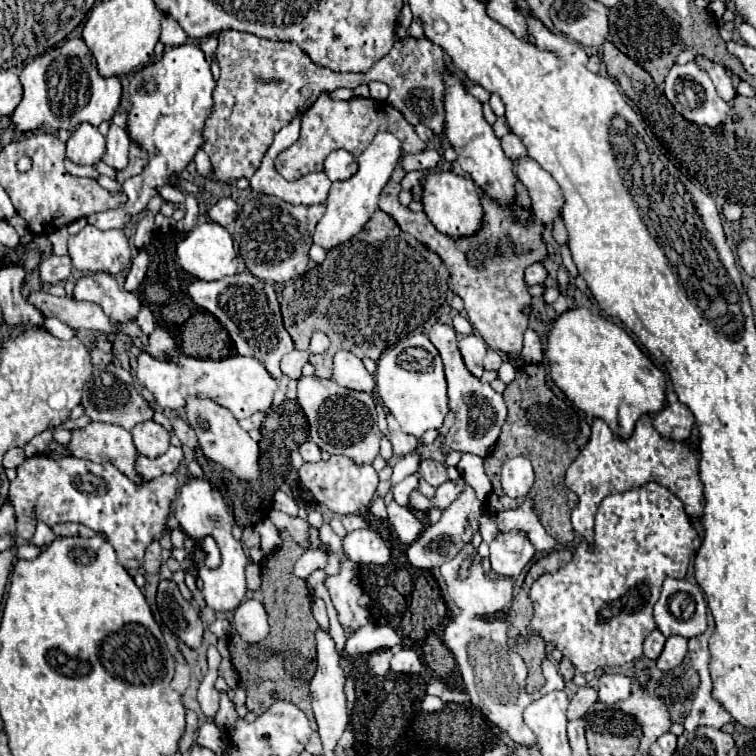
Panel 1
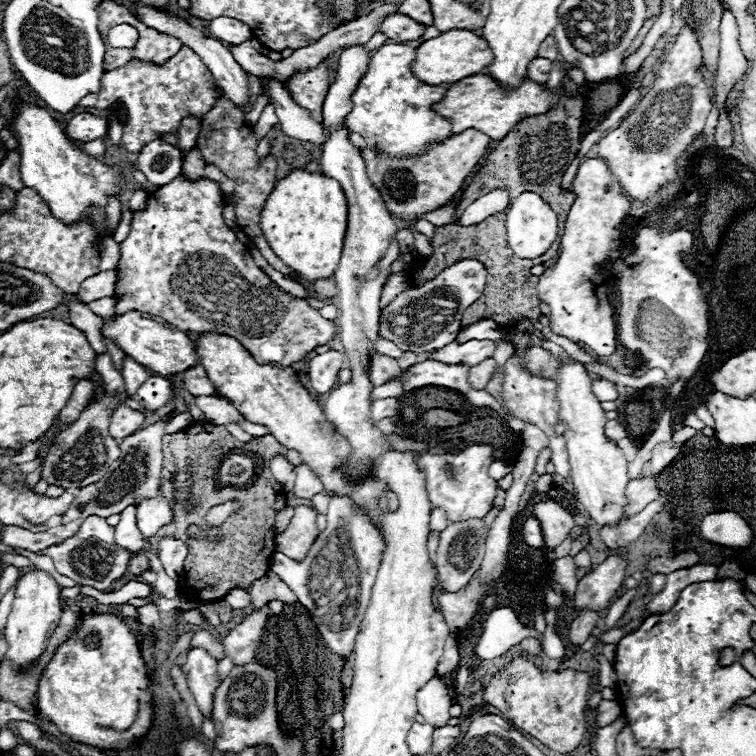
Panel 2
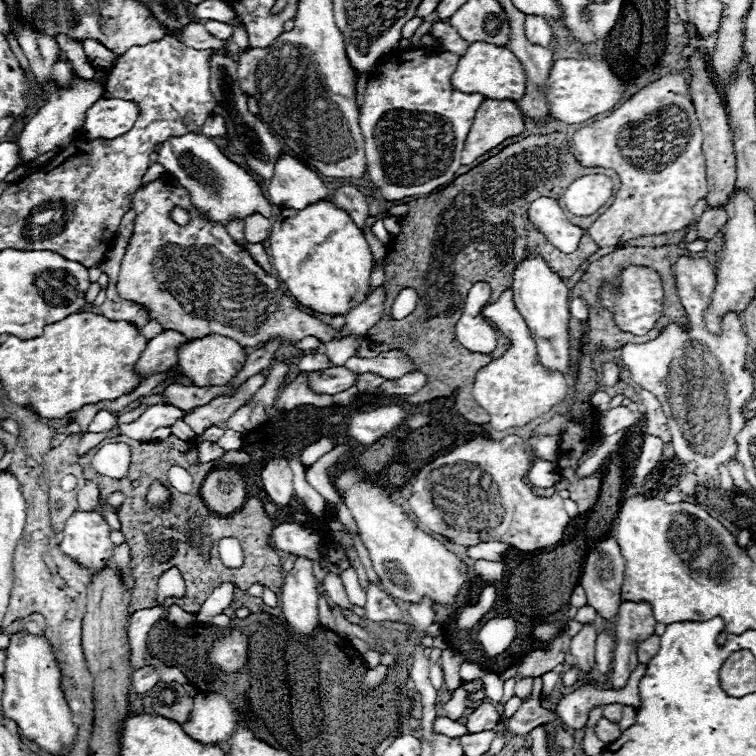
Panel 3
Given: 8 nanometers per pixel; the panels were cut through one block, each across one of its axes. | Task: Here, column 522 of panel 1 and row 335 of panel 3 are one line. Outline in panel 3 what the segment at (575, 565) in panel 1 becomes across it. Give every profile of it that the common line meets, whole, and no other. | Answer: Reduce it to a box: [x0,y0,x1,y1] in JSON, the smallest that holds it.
[598,266,664,336]

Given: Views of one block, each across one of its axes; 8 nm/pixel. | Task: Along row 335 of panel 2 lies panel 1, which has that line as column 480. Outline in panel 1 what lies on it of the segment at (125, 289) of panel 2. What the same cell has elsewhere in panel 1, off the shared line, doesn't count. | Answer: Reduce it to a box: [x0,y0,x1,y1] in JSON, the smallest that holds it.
[378,166,548,366]

